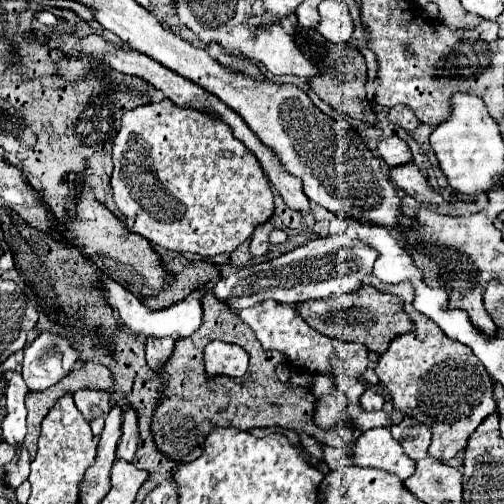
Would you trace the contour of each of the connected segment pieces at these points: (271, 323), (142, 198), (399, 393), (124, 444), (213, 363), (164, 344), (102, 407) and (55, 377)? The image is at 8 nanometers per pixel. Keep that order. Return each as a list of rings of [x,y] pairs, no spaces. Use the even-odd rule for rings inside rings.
[[[263,300],[263,302],[259,302],[259,304],[251,306],[251,308],[241,310],[239,316],[241,316],[241,320],[245,324],[251,326],[251,330],[255,332],[257,340],[261,342],[261,346],[265,350],[283,352],[287,356],[287,360],[291,362],[291,366],[297,368],[299,372],[319,374],[319,372],[331,370],[331,362],[329,362],[331,352],[333,352],[331,338],[315,332],[313,328],[309,328],[293,306],[279,304],[275,300]]]
[[[167,98],[123,114],[121,128],[113,142],[113,164],[111,188],[115,204],[127,216],[129,232],[147,238],[153,246],[201,256],[233,252],[251,238],[253,230],[267,222],[275,210],[269,180],[253,154],[231,134],[229,126],[199,110],[179,108]]]
[[[407,296],[405,300],[405,312],[411,316],[415,322],[417,330],[413,334],[403,334],[397,336],[389,350],[379,356],[377,360],[377,376],[381,378],[381,384],[393,398],[393,406],[397,412],[403,412],[407,416],[413,416],[415,420],[423,422],[431,430],[431,446],[429,446],[429,456],[439,460],[439,462],[449,462],[455,458],[459,450],[465,448],[469,436],[475,432],[475,428],[493,412],[497,412],[497,404],[493,398],[493,380],[489,378],[485,366],[475,358],[473,350],[469,346],[451,340],[435,322],[431,322],[425,314],[417,312],[413,308],[413,298]]]
[[[127,410],[123,414],[123,424],[121,424],[121,438],[117,444],[117,460],[127,460],[131,462],[137,450],[137,440],[139,440],[139,430],[137,430],[137,414],[135,410]]]
[[[215,340],[209,342],[205,348],[205,370],[209,376],[243,376],[247,372],[247,362],[247,352],[237,344],[225,344]]]
[[[165,336],[165,338],[147,338],[145,342],[145,354],[147,354],[147,364],[151,370],[159,370],[165,362],[165,358],[169,358],[169,354],[173,352],[175,340]]]
[[[79,390],[77,394],[73,394],[73,400],[85,420],[91,424],[95,438],[99,438],[103,422],[109,414],[109,394],[101,390]]]
[[[43,332],[25,348],[23,378],[29,390],[39,392],[57,384],[73,366],[79,354],[73,350],[67,338]]]

